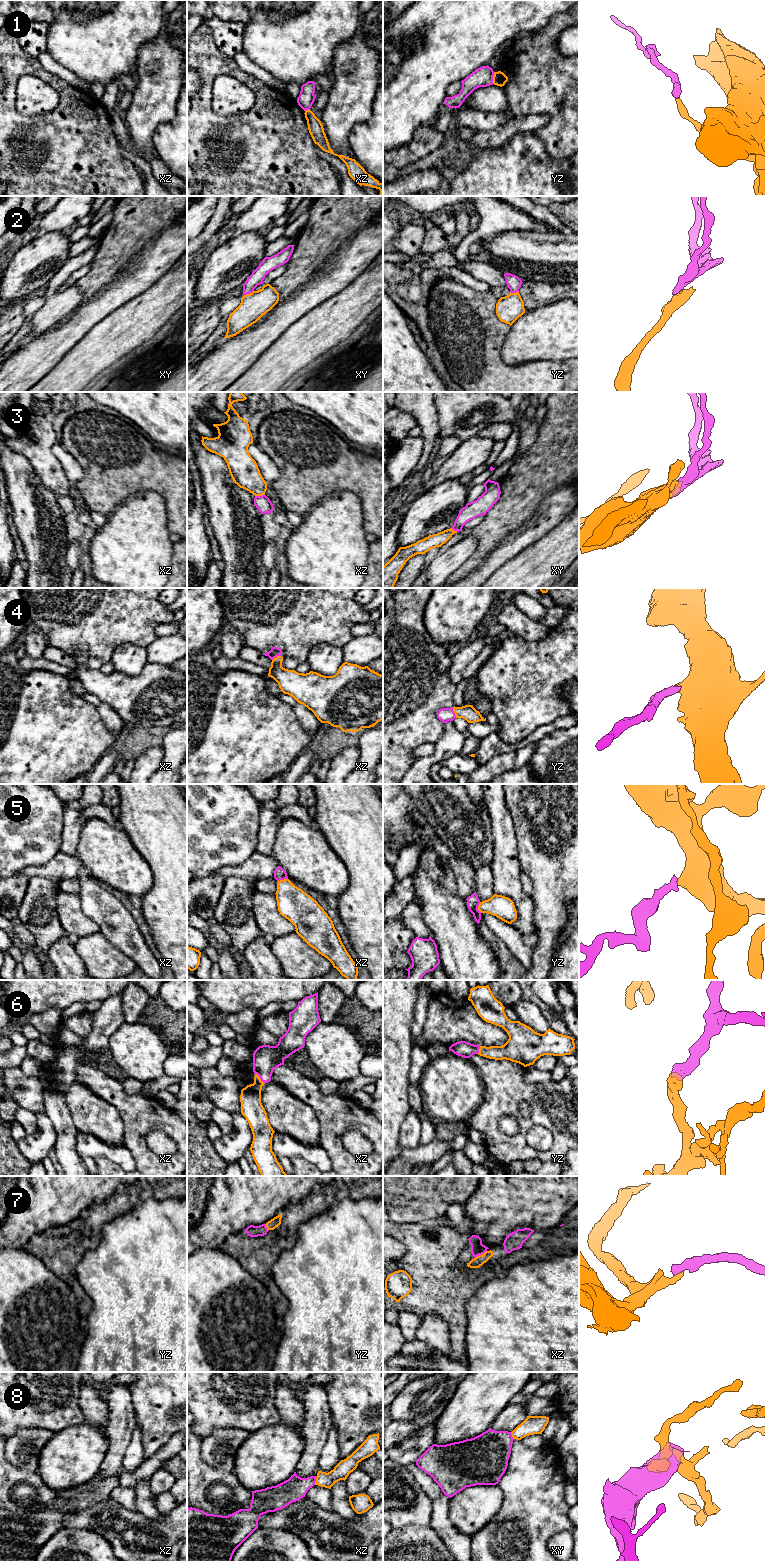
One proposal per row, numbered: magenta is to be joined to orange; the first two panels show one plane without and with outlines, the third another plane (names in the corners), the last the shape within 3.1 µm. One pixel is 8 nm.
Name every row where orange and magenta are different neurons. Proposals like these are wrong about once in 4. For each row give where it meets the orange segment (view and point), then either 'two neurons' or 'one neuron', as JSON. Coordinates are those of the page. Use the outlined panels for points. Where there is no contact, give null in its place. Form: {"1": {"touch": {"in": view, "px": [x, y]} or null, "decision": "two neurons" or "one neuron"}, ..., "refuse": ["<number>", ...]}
{"1": {"touch": {"in": "yz", "px": [493, 78]}, "decision": "two neurons"}, "2": {"touch": {"in": "xy", "px": [248, 294]}, "decision": "one neuron"}, "3": {"touch": {"in": "xz", "px": [259, 495]}, "decision": "two neurons"}, "4": {"touch": {"in": "yz", "px": [454, 712]}, "decision": "one neuron"}, "5": {"touch": {"in": "yz", "px": [478, 907]}, "decision": "one neuron"}, "6": {"touch": {"in": "xz", "px": [259, 1078]}, "decision": "one neuron"}, "7": {"touch": {"in": "xz", "px": [480, 1255]}, "decision": "one neuron"}, "8": {"touch": {"in": "xz", "px": [316, 1480]}, "decision": "two neurons"}, "refuse": ["1", "3", "8"]}

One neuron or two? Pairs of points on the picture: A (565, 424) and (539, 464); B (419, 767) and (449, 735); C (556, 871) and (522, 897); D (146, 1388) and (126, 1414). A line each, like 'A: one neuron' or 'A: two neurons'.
A: one neuron
B: one neuron
C: two neurons
D: two neurons

